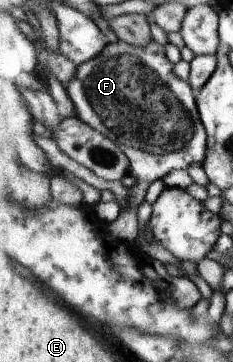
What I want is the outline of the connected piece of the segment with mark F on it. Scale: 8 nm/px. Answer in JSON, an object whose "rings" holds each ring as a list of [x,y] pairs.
{"rings":[[[118,39],[104,47],[97,57],[78,65],[77,77],[65,90],[78,118],[119,144],[130,159],[131,174],[136,178],[129,197],[131,207],[137,209],[145,201],[145,193],[153,181],[163,179],[173,170],[187,171],[191,163],[200,166],[205,163],[209,147],[208,133],[199,113],[197,91],[188,80],[183,81],[175,73],[175,63],[171,63],[161,43],[153,40],[149,45],[139,47]]]}

